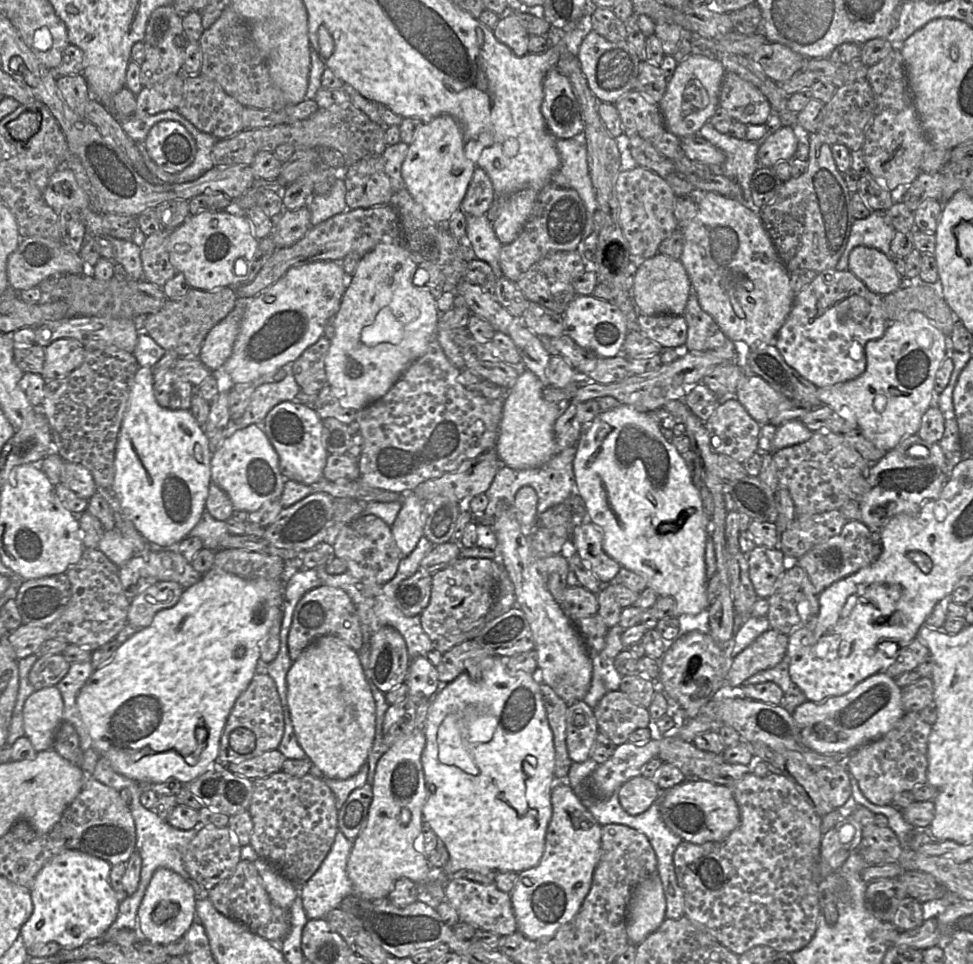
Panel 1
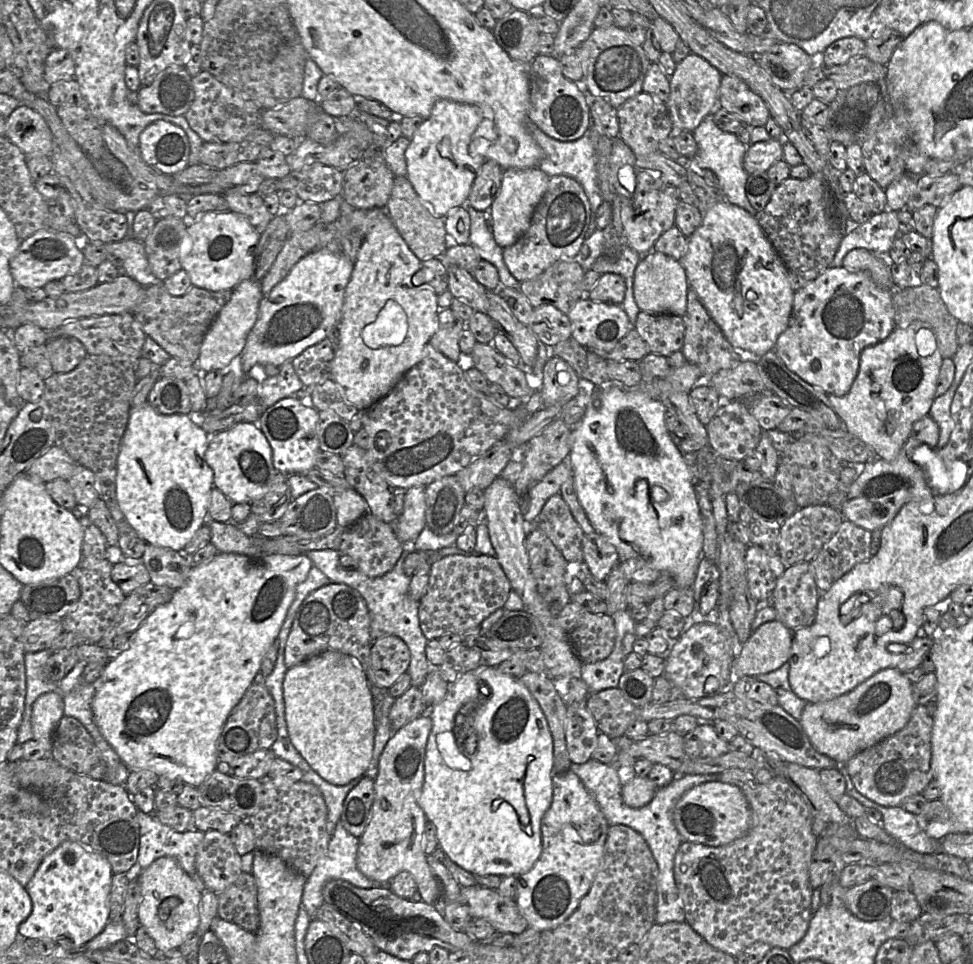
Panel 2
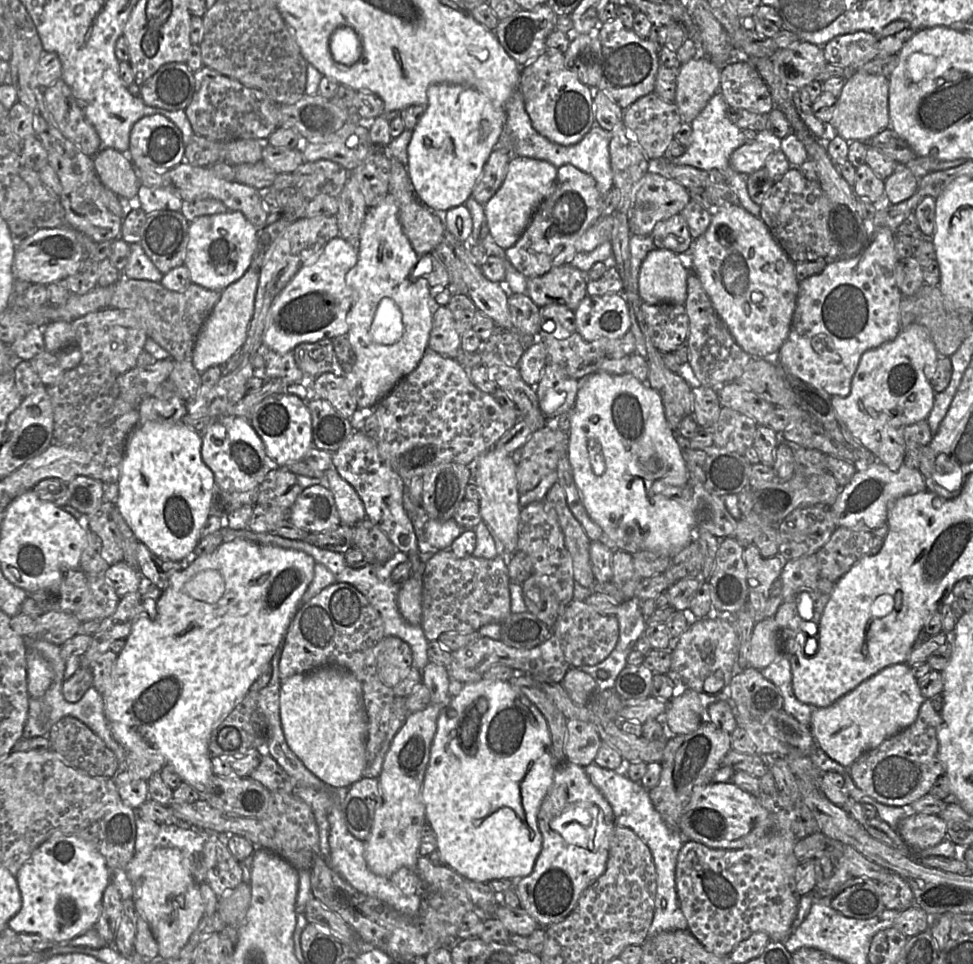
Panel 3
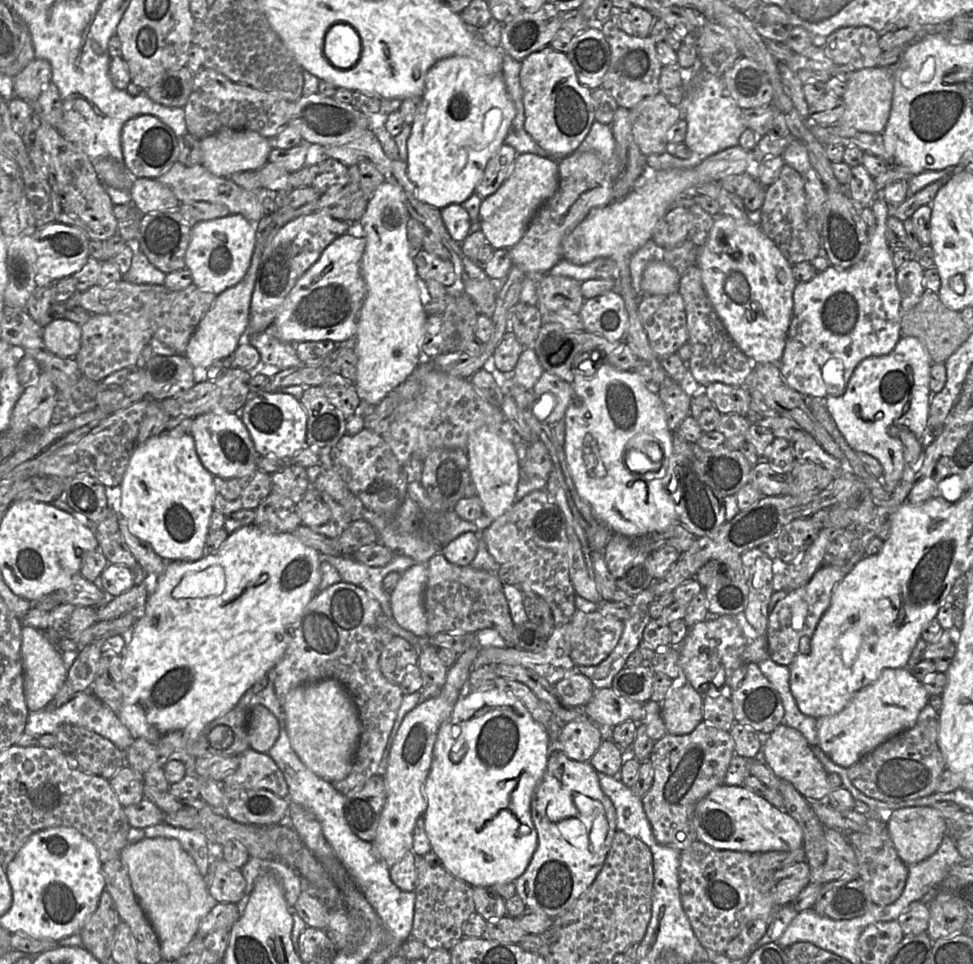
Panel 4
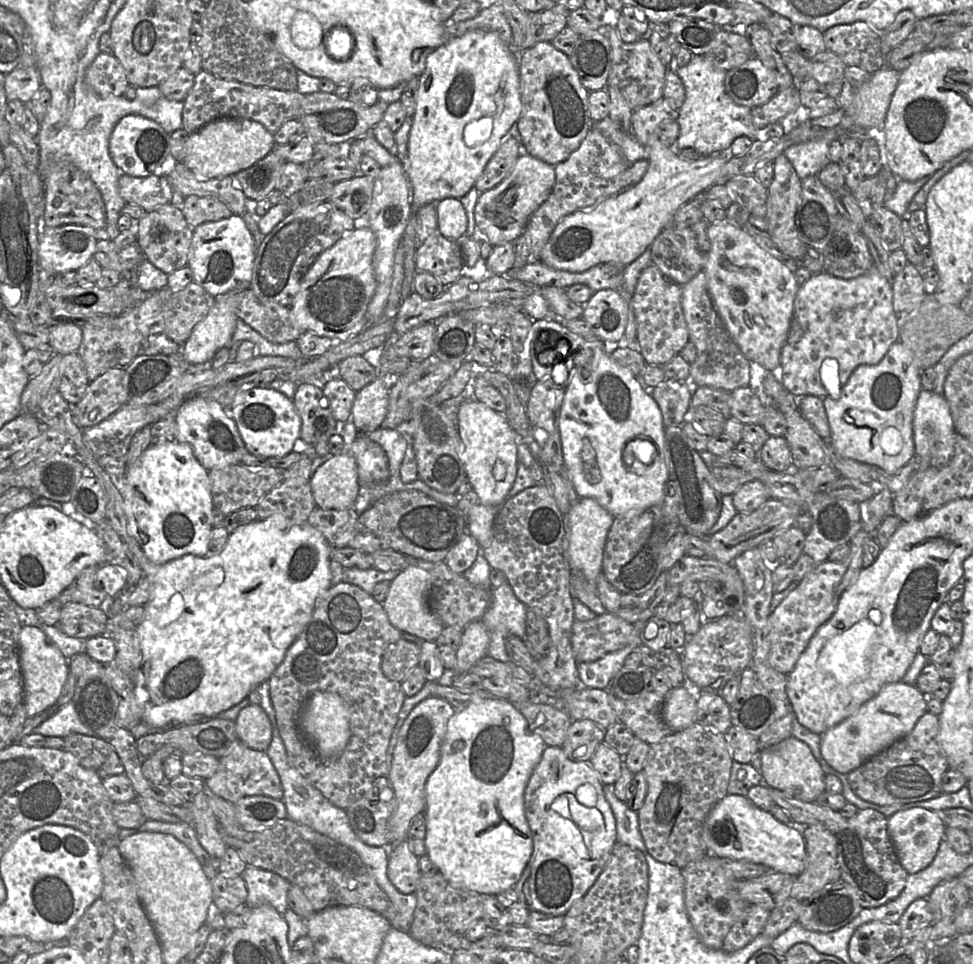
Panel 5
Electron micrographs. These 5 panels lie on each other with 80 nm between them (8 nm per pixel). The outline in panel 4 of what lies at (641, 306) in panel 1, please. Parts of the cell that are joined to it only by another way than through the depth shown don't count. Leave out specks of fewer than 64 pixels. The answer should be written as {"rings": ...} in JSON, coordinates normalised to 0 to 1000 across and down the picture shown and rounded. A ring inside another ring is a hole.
{"rings":[[[674,268],[663,278],[659,301],[668,306],[687,306],[697,303],[700,285],[690,276]]]}

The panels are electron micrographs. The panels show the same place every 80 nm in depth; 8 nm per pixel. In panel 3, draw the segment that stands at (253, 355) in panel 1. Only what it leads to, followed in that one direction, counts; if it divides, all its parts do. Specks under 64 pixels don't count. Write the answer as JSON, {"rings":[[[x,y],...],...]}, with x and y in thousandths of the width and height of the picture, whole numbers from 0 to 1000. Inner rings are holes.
{"rings":[[[348,245],[339,249],[282,310],[274,325],[269,357],[292,367],[309,356],[357,348],[357,327],[364,314],[364,303],[356,294],[356,285],[367,271],[368,258],[365,254]]]}

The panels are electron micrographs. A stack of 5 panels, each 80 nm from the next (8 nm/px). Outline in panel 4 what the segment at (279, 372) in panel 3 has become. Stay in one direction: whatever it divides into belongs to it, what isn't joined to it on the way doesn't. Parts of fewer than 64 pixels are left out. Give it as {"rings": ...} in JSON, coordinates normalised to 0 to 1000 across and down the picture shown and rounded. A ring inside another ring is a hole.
{"rings":[[[268,344],[256,350],[258,356],[267,367],[268,374],[287,384],[308,381],[311,377],[305,369],[303,357],[292,355],[276,344]]]}

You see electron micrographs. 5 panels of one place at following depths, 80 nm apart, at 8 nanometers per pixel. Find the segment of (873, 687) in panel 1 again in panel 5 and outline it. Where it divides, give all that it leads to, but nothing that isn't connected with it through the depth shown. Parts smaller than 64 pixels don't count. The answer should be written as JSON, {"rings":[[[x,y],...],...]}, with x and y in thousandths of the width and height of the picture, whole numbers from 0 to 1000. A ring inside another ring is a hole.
{"rings":[[[927,706],[912,710],[879,741],[844,761],[844,783],[858,799],[872,803],[933,762],[953,737],[952,723],[941,711]]]}

